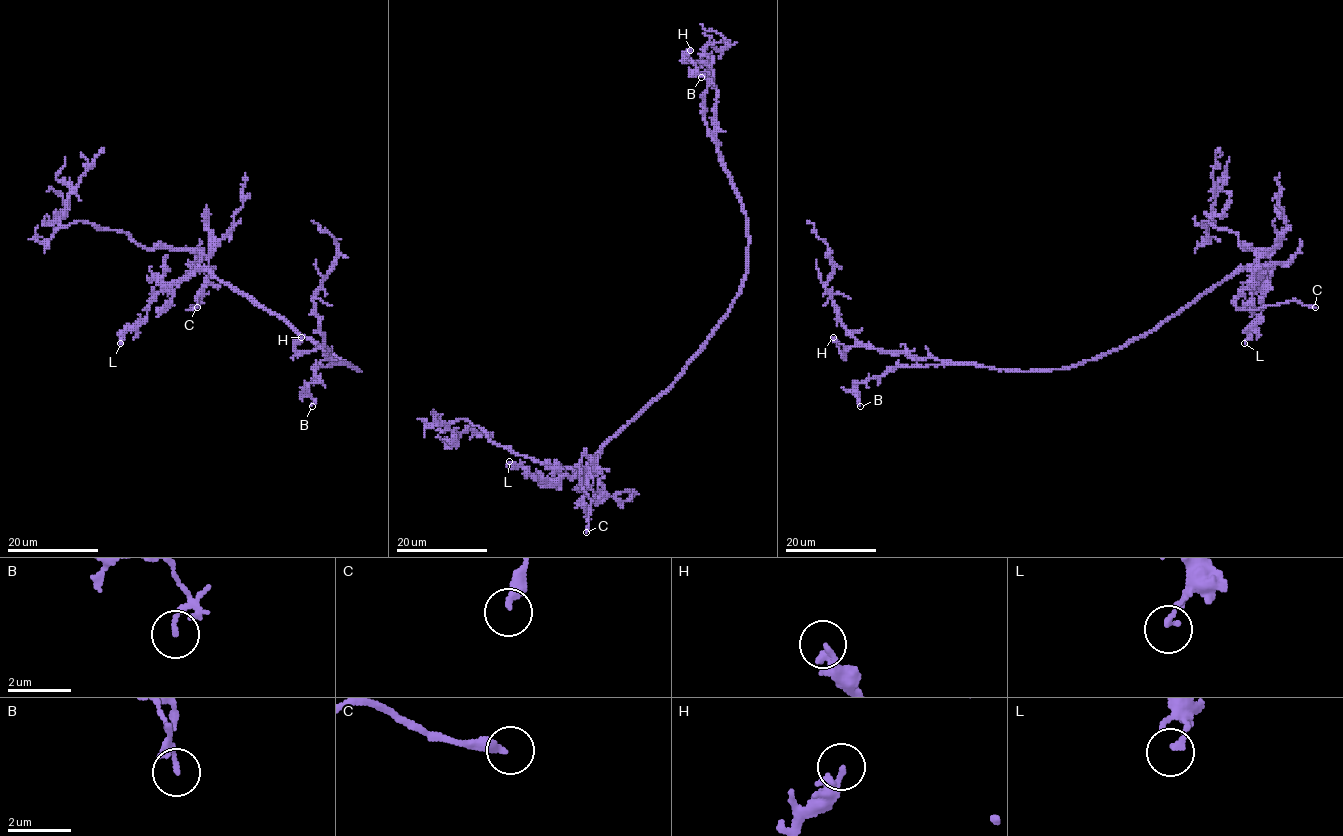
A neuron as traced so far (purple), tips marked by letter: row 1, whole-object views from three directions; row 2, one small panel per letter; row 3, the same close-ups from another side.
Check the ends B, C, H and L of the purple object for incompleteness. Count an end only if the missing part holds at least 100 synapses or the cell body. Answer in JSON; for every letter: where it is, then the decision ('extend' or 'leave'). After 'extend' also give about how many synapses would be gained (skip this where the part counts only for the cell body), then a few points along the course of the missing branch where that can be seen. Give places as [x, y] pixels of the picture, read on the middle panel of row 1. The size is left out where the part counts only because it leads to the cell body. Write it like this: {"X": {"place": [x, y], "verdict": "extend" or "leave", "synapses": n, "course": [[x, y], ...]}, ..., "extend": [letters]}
{"B": {"place": [701, 77], "verdict": "leave"}, "C": {"place": [586, 532], "verdict": "extend"}, "H": {"place": [690, 50], "verdict": "leave"}, "L": {"place": [509, 461], "verdict": "leave"}, "extend": ["C"]}

